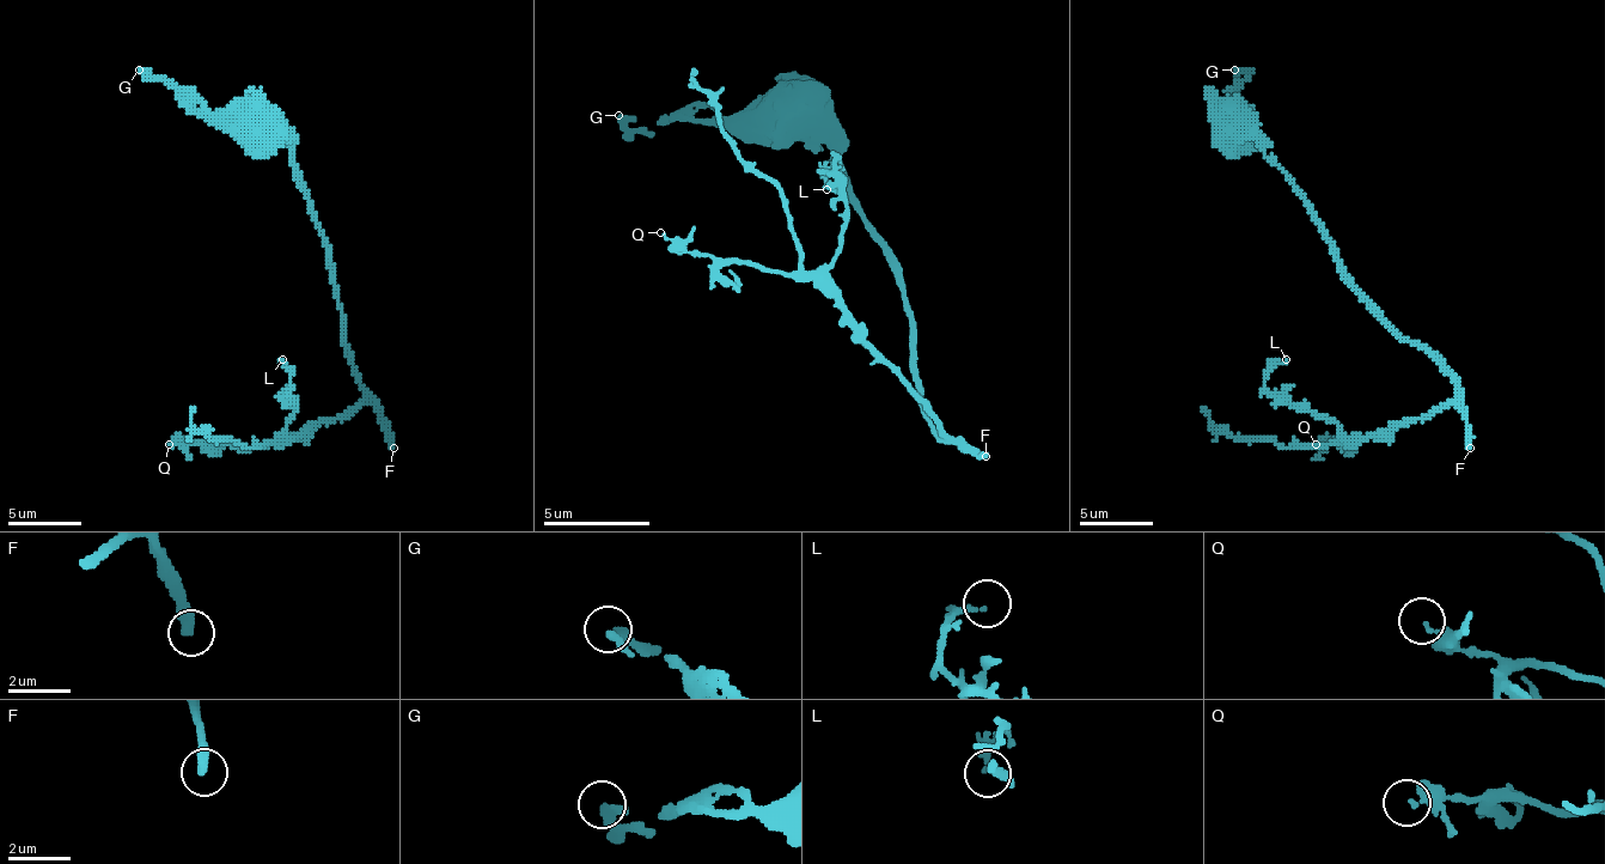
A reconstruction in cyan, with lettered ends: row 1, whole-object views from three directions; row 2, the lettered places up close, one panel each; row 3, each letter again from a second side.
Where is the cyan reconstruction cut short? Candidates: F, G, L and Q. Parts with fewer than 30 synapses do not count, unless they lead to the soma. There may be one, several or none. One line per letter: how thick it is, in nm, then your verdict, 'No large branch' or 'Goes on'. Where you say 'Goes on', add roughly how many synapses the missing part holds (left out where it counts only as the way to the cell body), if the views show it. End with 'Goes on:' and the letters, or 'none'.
F: Thickness 360 nm. Goes on. Roughly 400 synapses
G: Thickness 200 nm. No large branch
L: Thickness 180 nm. No large branch
Q: Thickness 200 nm. No large branch
Goes on: F

